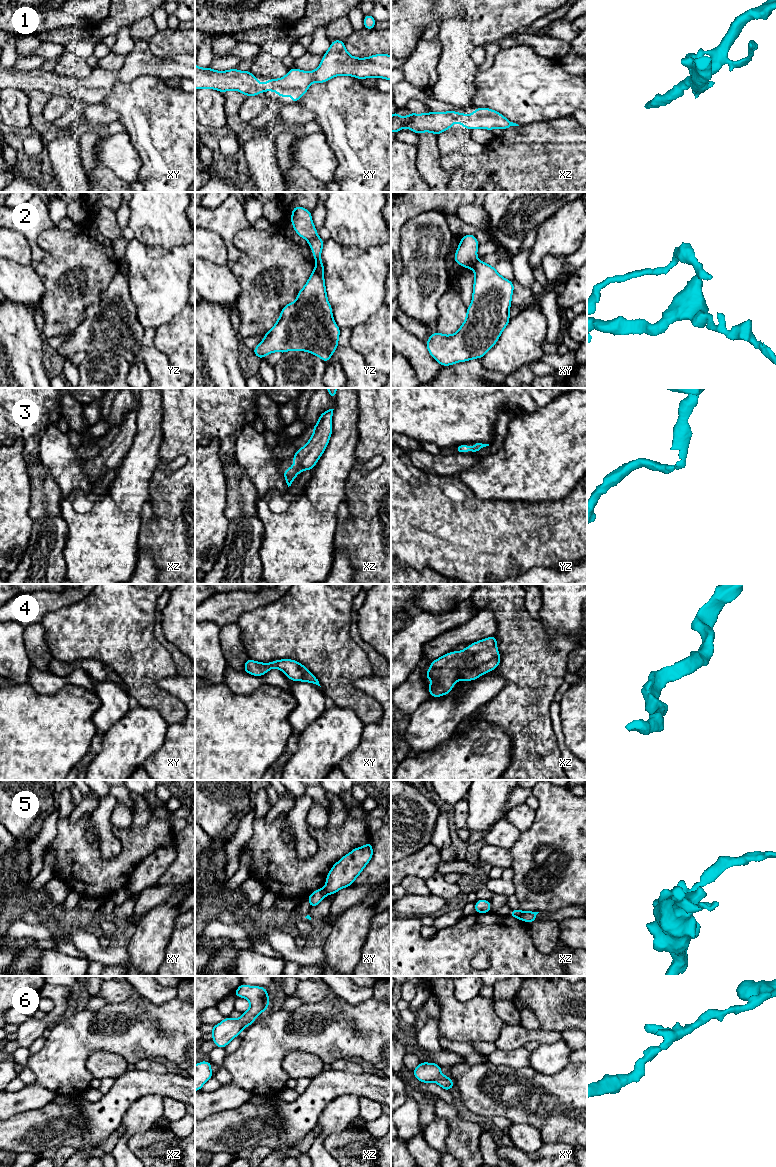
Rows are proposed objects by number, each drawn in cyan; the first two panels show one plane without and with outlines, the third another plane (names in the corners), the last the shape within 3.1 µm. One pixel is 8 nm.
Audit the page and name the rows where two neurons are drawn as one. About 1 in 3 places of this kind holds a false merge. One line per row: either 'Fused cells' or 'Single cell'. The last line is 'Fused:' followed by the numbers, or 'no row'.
1: Single cell
2: Fused cells
3: Single cell
4: Single cell
5: Fused cells
6: Single cell
Fused: 2, 5

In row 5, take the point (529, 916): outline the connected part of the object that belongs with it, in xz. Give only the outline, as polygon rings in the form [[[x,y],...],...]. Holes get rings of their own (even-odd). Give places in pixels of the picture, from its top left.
[[[526,911],[523,912],[522,916],[520,917],[520,920],[524,921],[524,922],[534,922],[537,921],[536,920],[536,915],[539,912],[533,912],[533,911]]]

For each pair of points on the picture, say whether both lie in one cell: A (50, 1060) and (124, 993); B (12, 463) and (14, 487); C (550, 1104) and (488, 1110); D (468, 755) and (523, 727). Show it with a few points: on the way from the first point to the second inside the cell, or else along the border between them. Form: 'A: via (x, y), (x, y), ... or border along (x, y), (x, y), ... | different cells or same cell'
A: border along (127, 999), (121, 1002), (109, 1002), (106, 1004) | different cells
B: via (12, 469), (12, 481) | same cell
C: via (535, 1104), (503, 1104) | same cell
D: border along (487, 721), (500, 729), (509, 738), (511, 758) | different cells

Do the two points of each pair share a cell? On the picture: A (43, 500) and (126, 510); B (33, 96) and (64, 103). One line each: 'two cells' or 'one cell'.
A: two cells
B: two cells

